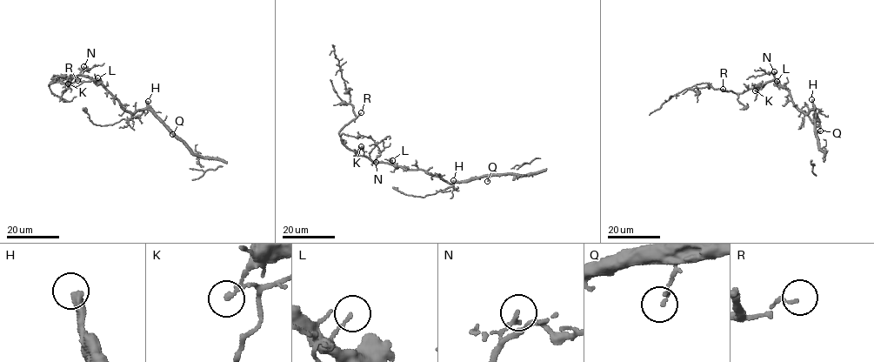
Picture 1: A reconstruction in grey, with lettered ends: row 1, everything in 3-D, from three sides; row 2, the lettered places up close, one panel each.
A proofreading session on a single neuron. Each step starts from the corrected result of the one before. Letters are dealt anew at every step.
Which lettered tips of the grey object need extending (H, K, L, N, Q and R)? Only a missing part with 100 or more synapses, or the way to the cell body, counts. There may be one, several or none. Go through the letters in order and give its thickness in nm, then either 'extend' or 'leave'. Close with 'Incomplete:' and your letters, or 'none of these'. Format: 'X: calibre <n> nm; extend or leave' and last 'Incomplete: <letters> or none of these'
H: calibre 500 nm; extend
K: calibre 180 nm; leave
L: calibre 120 nm; leave
N: calibre 110 nm; leave
Q: calibre 100 nm; leave
R: calibre 110 nm; leave
Incomplete: H

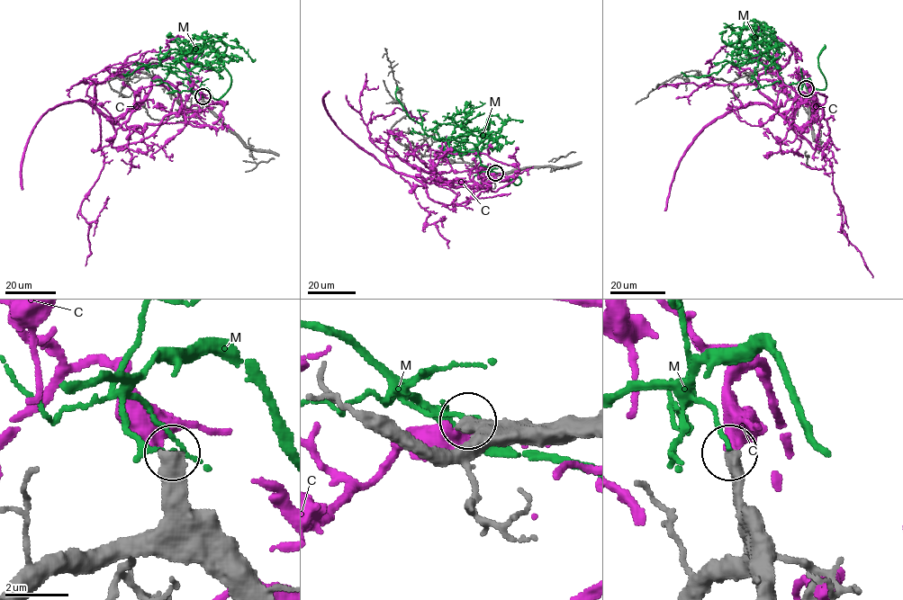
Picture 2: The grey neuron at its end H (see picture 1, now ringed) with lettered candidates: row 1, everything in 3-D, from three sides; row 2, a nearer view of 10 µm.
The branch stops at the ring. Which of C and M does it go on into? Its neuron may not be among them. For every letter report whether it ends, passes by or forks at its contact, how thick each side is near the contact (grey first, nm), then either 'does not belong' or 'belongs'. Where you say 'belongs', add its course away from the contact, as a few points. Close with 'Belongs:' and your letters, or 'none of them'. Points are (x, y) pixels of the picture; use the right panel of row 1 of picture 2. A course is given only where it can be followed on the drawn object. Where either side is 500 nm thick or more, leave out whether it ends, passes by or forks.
C: 500 nm thick on the grey side, 440 nm on the other; does not belong
M: 500 nm thick on the grey side, 120 nm on the other; does not belong
Belongs: none of them

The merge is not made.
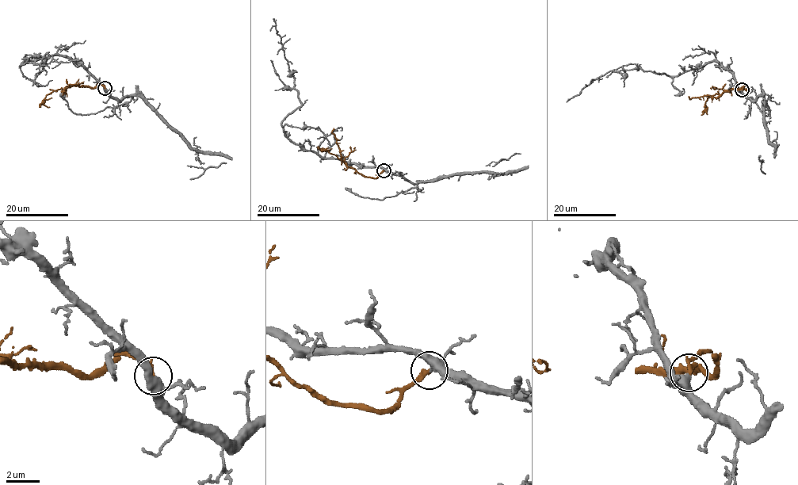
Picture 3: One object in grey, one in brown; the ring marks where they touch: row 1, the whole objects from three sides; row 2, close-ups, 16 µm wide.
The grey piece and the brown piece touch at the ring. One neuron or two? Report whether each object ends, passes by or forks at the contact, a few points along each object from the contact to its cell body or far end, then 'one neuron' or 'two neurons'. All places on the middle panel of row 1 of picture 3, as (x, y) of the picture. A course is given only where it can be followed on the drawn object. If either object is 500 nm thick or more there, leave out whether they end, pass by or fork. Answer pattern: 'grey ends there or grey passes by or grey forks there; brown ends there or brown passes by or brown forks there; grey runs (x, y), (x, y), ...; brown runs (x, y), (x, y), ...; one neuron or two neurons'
grey forks there; brown ends there; grey runs (383, 170), (378, 166), (359, 167), (321, 157), (302, 150), (288, 138), (281, 123), (301, 102), (272, 19); brown runs (383, 170), (373, 178), (364, 177), (348, 167), (336, 156), (321, 149), (329, 149); one neuron

